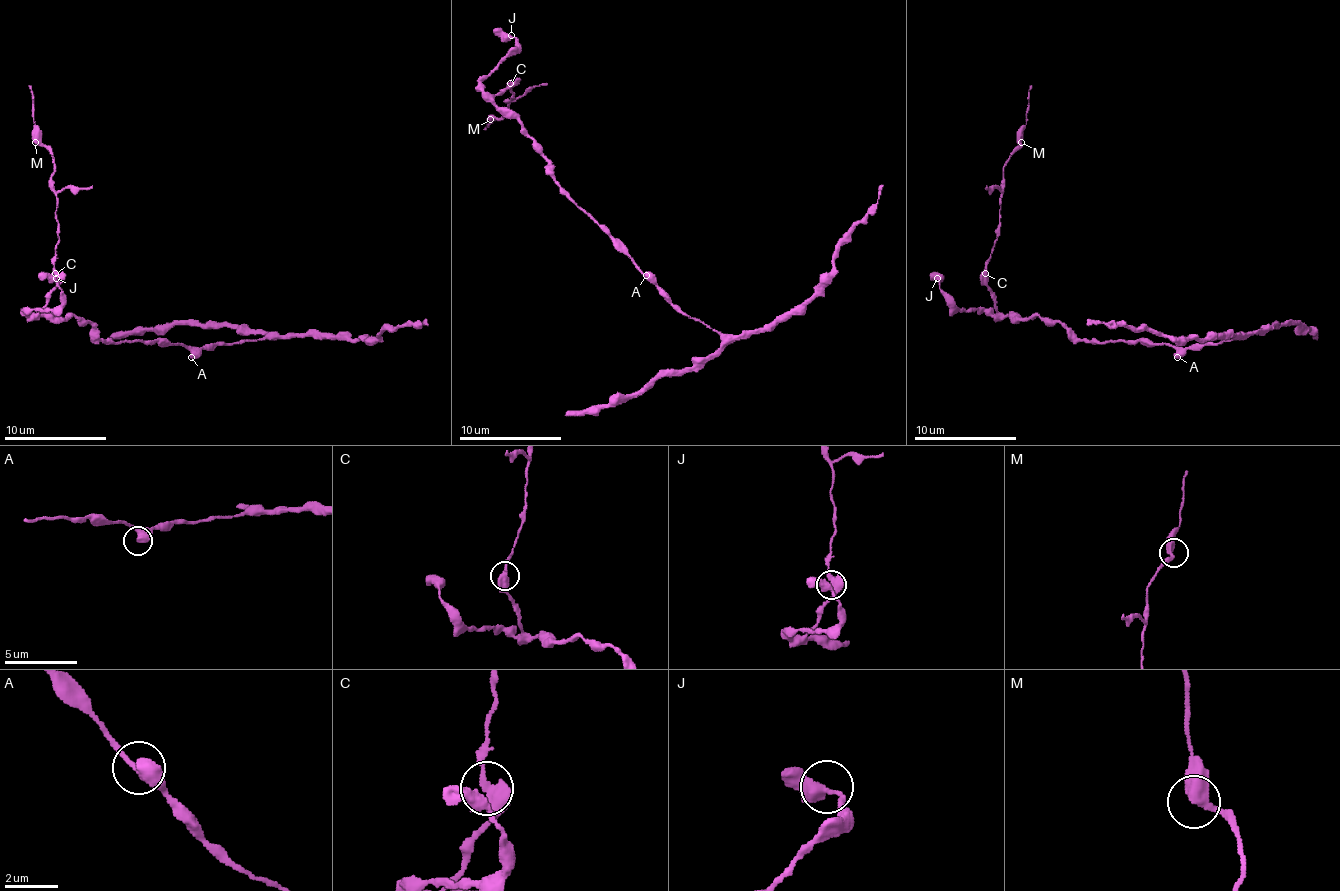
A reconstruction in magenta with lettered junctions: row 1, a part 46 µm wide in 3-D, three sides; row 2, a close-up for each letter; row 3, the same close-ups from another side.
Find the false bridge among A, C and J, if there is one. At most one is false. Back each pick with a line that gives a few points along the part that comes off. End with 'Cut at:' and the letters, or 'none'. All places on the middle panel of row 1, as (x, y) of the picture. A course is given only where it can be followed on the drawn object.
C: foreign part runs (511, 84), (508, 84), (513, 99), (506, 102), (508, 109), (483, 130)
Cut at: C

